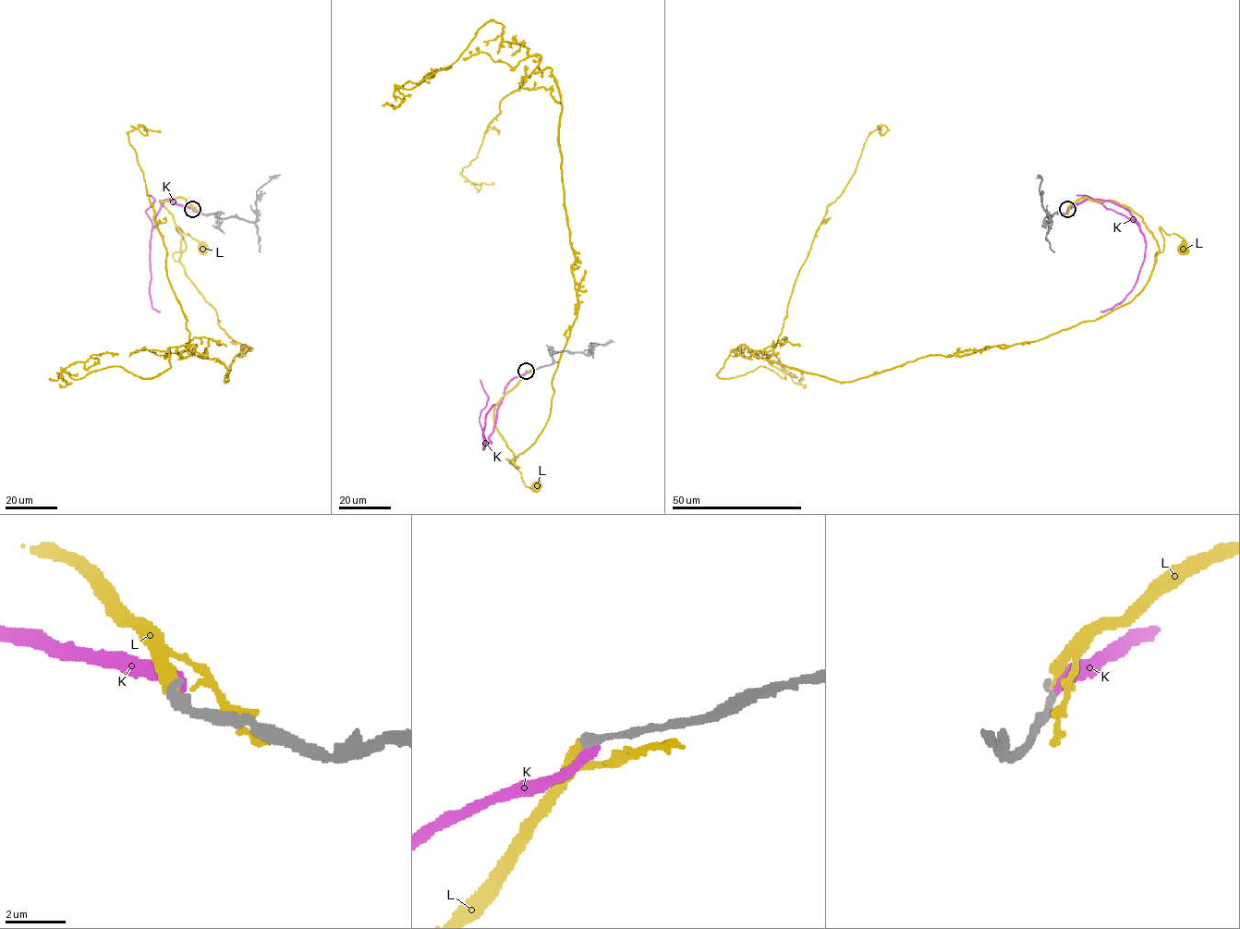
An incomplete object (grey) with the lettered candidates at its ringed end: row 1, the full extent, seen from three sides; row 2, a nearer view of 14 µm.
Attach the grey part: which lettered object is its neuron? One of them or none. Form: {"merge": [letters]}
{"merge": ["L"]}

